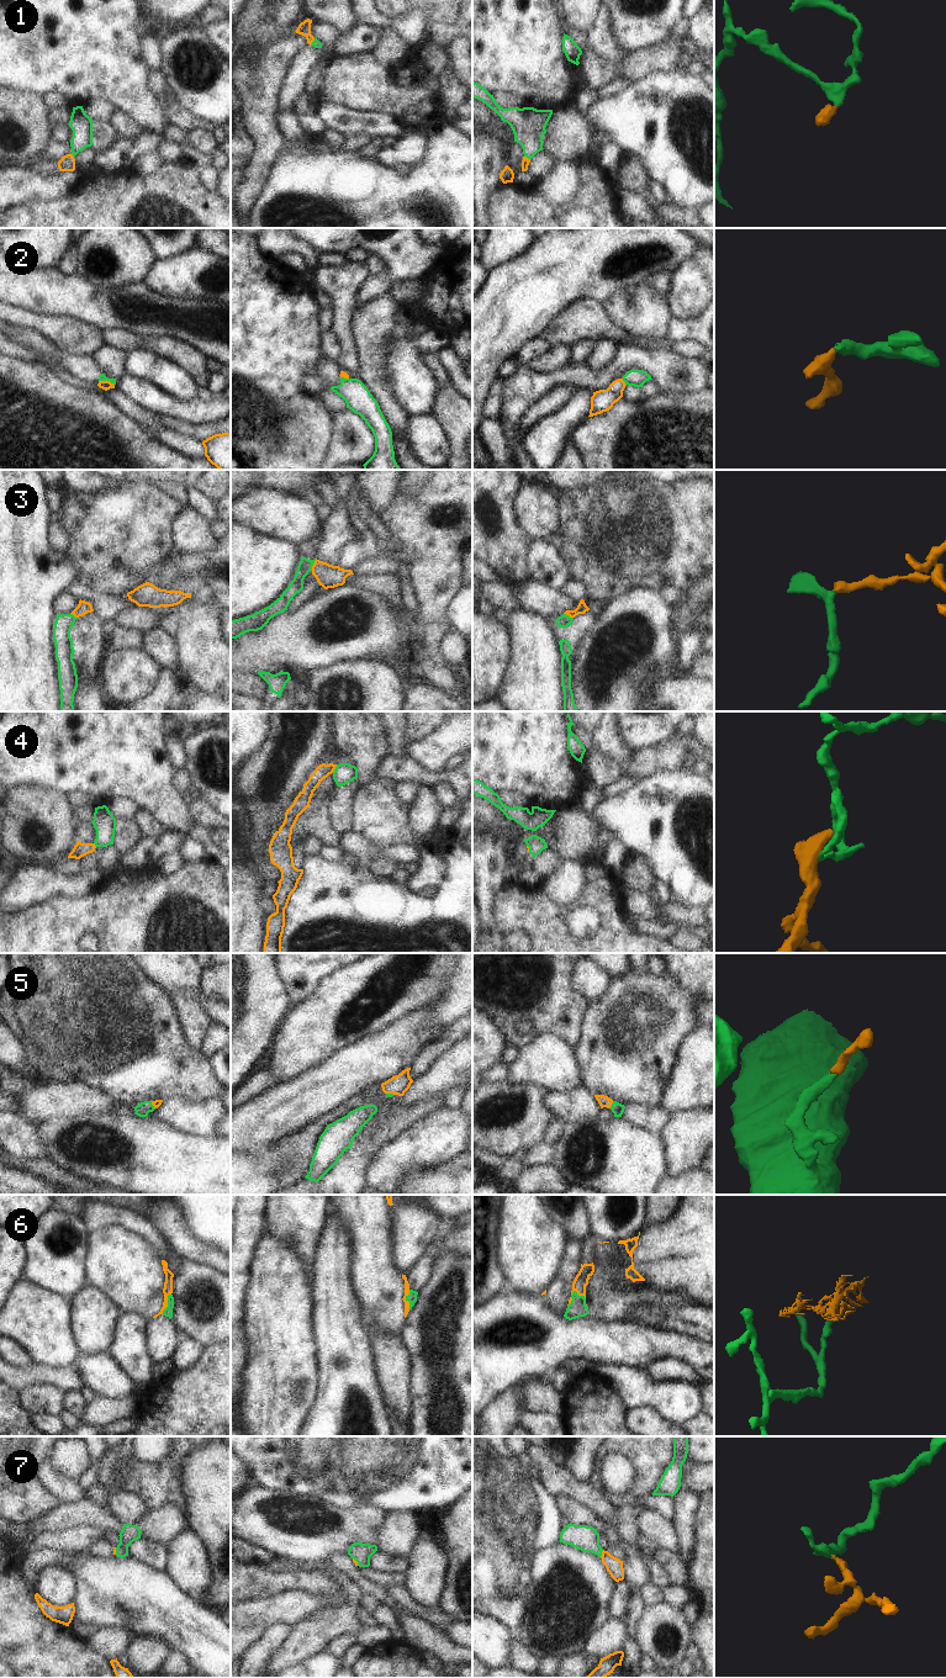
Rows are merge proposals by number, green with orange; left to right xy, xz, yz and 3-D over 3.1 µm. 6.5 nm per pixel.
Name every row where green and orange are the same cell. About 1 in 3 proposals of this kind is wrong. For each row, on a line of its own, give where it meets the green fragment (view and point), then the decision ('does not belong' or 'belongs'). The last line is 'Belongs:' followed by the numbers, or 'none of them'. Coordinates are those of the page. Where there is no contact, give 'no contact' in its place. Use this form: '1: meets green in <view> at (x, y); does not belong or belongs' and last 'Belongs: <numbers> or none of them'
1: meets green in yz at (527, 157); belongs
2: meets green in yz at (624, 381); does not belong
3: meets green in xz at (312, 565); belongs
4: meets green in xz at (336, 768); does not belong
5: meets green in yz at (612, 1105); belongs
6: meets green in xz at (406, 1300); belongs
7: meets green in yz at (601, 1554); belongs
Belongs: 1, 3, 5, 6, 7

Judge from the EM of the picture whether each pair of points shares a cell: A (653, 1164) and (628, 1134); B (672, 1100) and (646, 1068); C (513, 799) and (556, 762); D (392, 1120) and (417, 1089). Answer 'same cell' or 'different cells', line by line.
A: same cell
B: different cells
C: different cells
D: different cells

